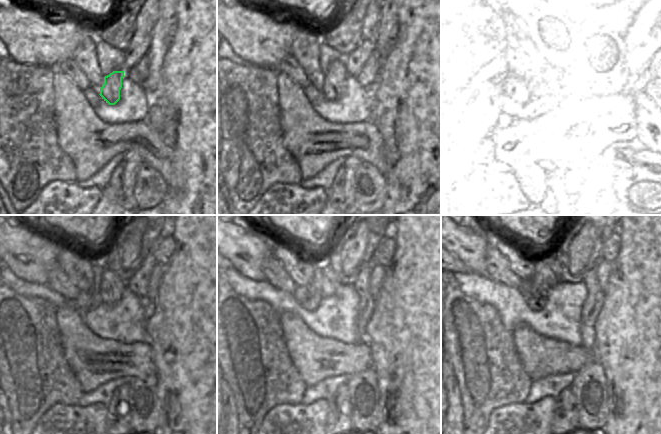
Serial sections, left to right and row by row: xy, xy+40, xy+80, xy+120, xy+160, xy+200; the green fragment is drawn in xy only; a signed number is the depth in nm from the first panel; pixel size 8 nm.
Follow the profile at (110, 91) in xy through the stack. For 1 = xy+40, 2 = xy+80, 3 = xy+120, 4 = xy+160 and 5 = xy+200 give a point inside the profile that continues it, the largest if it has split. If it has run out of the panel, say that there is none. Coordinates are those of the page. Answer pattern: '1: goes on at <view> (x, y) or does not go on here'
1: goes on at xy+40 (334, 79)
2: goes on at xy+80 (561, 64)
3: goes on at xy+120 (114, 287)
4: goes on at xy+160 (327, 272)
5: goes on at xy+200 (548, 260)

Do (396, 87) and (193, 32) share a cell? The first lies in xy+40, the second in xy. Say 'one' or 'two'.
one

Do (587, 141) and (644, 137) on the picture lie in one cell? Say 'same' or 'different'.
different

